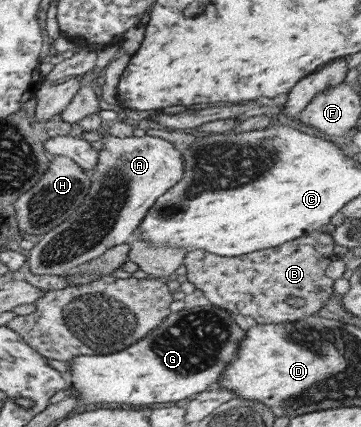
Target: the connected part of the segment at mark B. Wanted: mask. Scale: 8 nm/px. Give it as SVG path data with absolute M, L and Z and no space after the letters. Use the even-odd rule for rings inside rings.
M316 230L294 241L282 243L278 247L251 252L237 257L220 257L201 250L191 250L184 257L183 266L186 268L186 282L202 292L203 298L214 307L228 312L252 317L257 324L279 324L292 322L316 313L334 293L334 281L324 275L326 267L336 257L332 253L334 241L331 235ZM288 297L302 299L302 307L292 307L286 303Z

